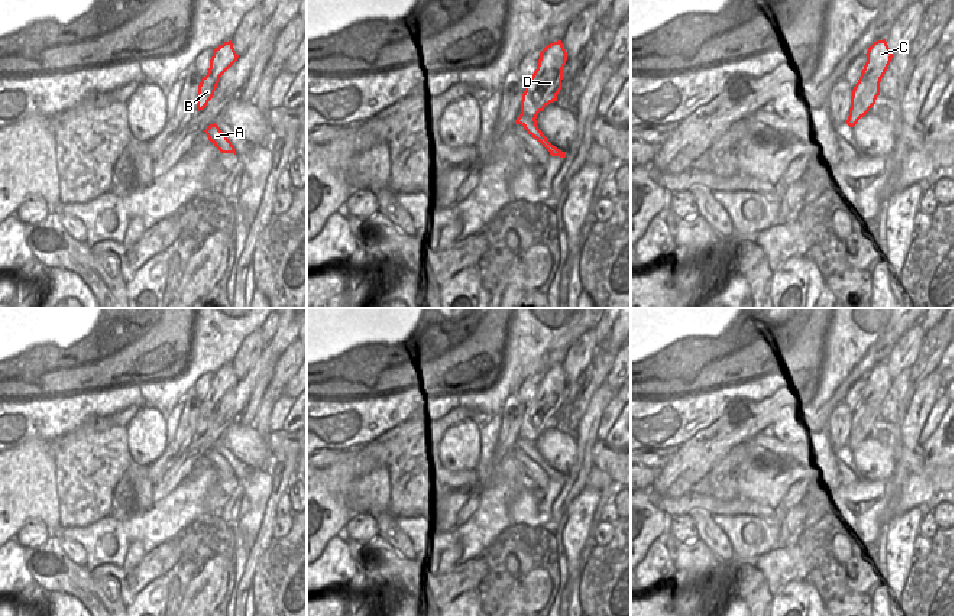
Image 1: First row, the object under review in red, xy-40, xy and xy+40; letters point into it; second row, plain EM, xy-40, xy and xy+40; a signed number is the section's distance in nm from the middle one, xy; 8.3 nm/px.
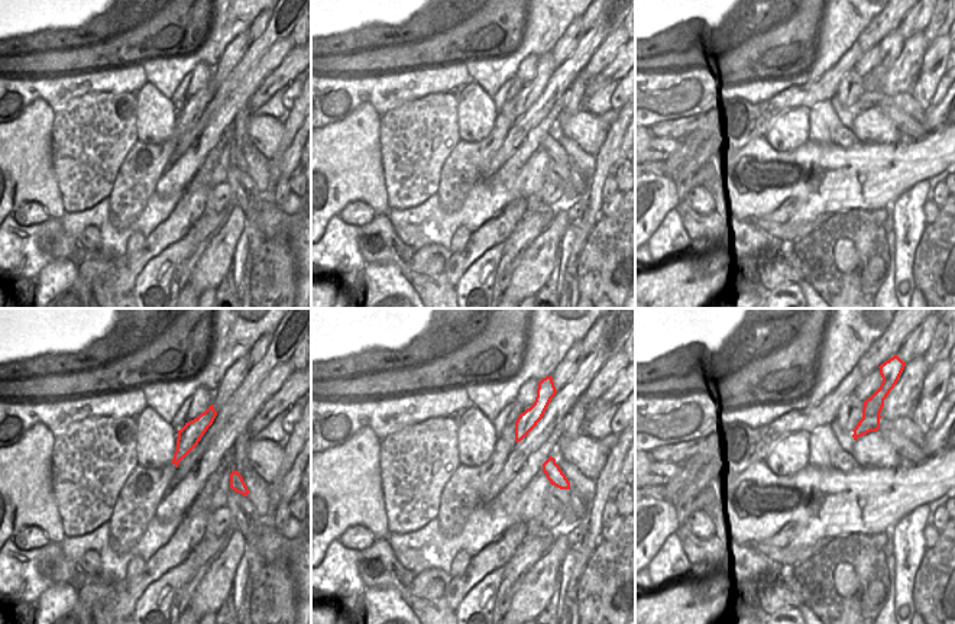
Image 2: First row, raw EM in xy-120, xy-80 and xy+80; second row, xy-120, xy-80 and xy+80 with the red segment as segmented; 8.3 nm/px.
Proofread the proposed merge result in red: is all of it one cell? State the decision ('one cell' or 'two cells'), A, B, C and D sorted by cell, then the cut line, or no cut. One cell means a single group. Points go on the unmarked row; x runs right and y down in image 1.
two cells; groups A / B C D; cut xy (521, 437), (534, 443)

